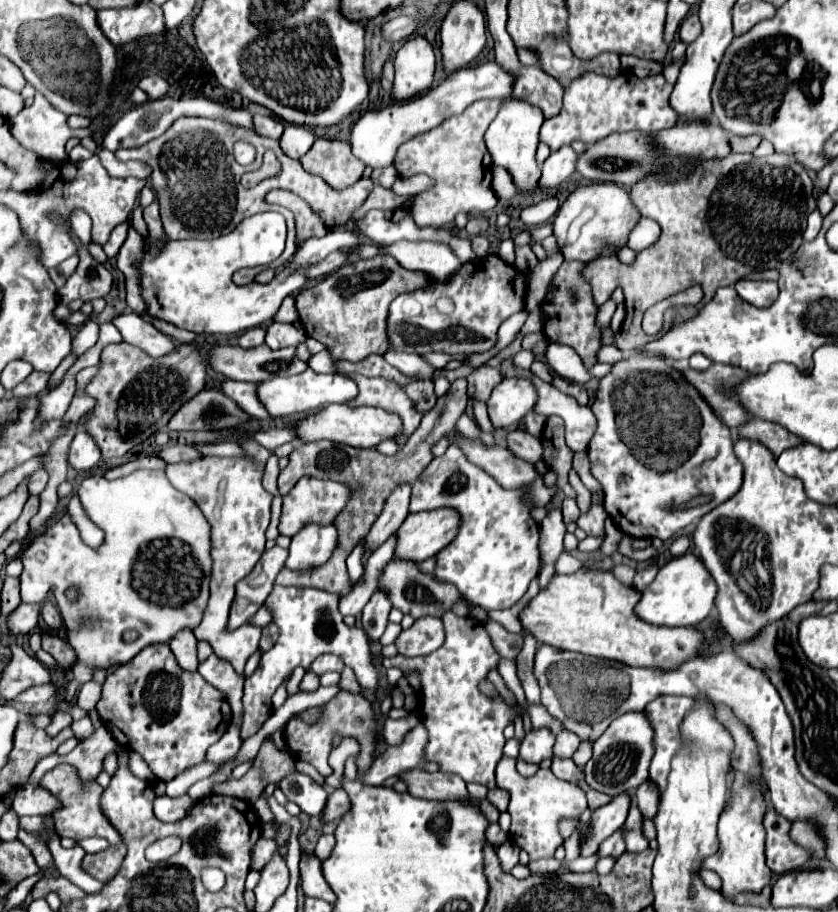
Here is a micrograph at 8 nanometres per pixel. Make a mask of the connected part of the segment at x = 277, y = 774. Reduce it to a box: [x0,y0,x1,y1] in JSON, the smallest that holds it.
[214,739,294,803]

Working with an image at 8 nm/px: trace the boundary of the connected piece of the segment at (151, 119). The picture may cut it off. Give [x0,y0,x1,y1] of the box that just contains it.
[102,97,252,151]

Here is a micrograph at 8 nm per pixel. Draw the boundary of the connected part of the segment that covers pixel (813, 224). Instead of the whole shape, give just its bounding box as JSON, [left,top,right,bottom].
[804,211,822,241]

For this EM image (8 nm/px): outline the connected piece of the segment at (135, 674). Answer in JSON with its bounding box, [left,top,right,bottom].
[96,643,232,783]

